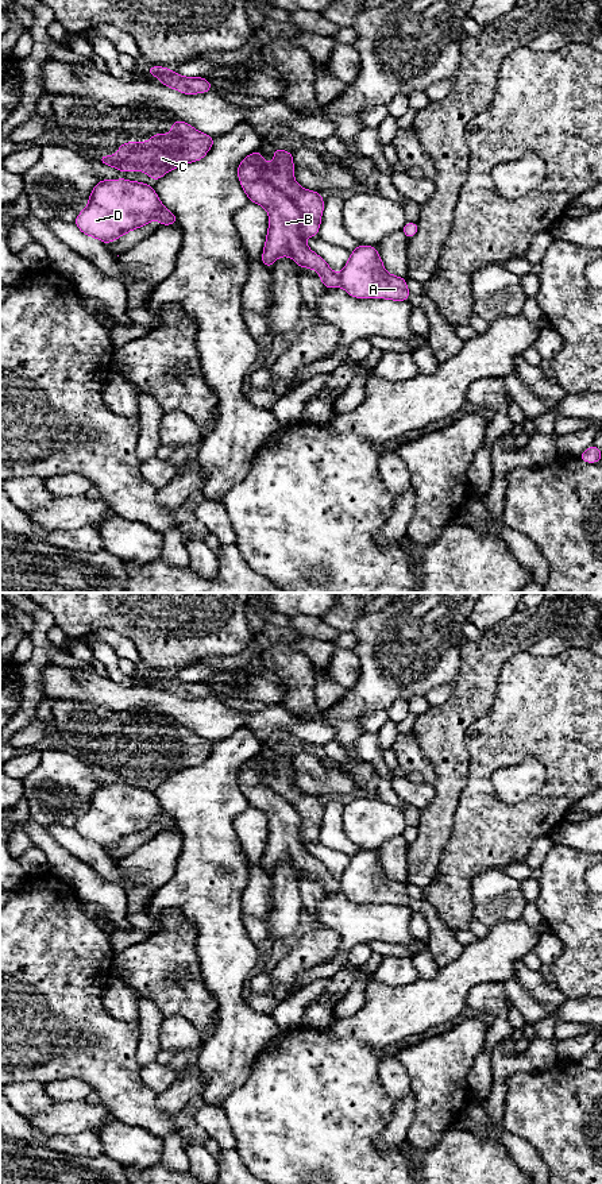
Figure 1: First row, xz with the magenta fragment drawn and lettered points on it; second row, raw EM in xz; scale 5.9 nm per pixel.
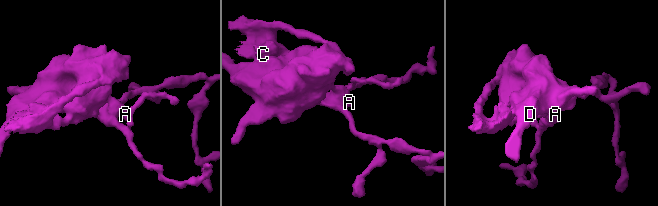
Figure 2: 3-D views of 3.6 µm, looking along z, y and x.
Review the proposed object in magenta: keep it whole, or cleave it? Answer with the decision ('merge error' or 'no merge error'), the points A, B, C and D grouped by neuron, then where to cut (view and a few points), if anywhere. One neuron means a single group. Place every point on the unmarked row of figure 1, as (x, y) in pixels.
merge error; A D / B C; cut in xz along (244, 763), (296, 810), (303, 844)

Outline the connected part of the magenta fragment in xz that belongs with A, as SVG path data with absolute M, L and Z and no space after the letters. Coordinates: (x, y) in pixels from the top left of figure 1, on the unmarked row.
M359 849L340 878L340 891L355 903L406 906L406 883L389 879L375 851Z

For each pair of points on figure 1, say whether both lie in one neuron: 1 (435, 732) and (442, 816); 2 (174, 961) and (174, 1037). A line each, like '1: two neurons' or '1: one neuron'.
1: one neuron
2: one neuron

